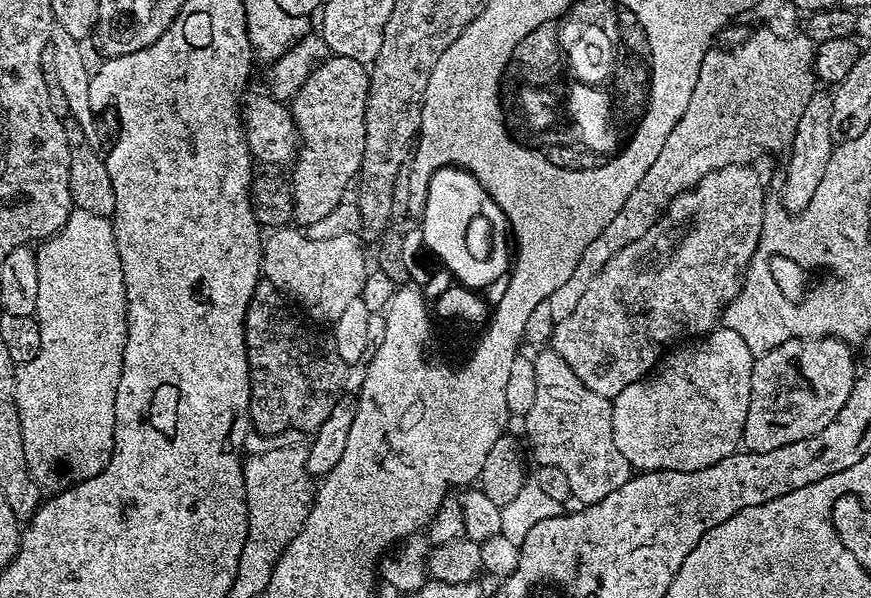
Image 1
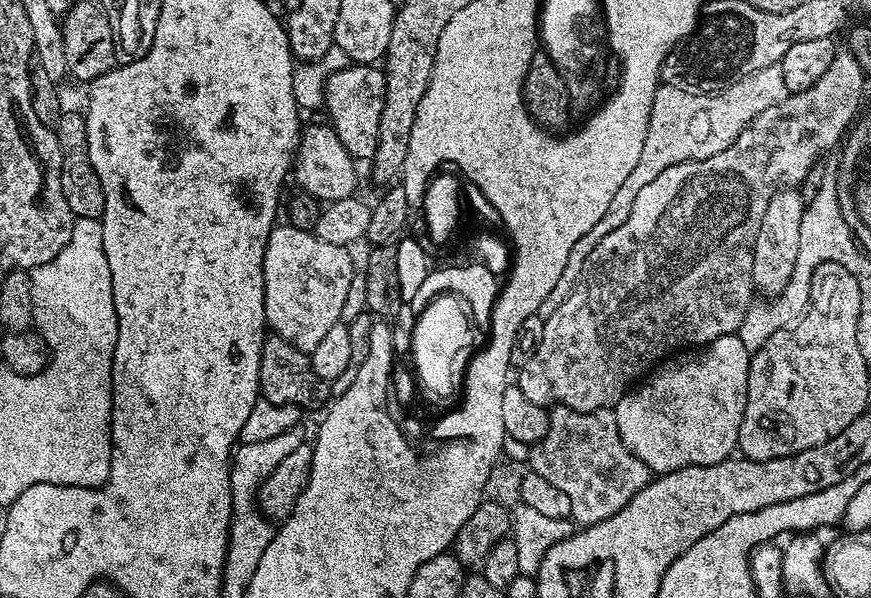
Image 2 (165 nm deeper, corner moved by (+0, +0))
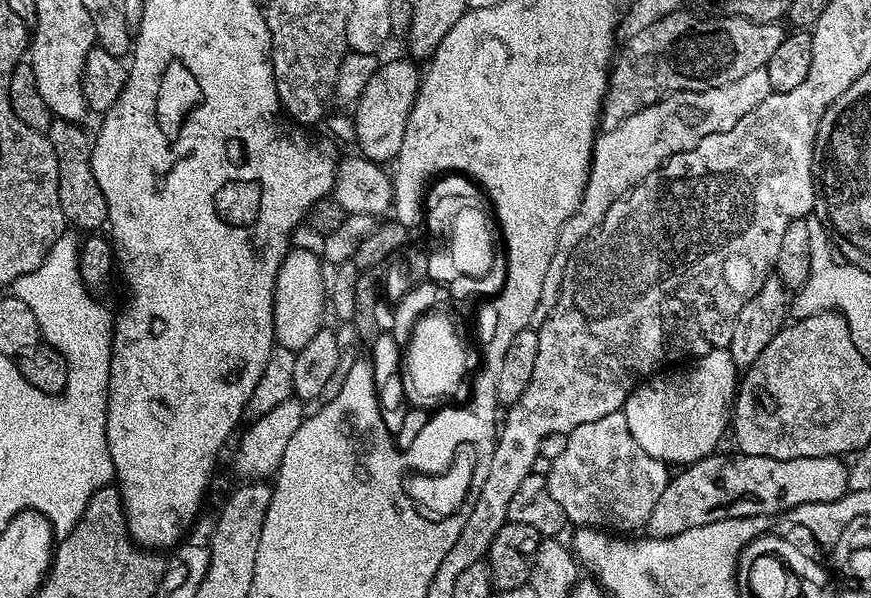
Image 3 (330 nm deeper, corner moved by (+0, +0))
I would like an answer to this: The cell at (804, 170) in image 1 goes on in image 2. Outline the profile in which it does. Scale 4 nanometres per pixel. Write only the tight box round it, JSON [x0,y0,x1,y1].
[752,186,805,298]

